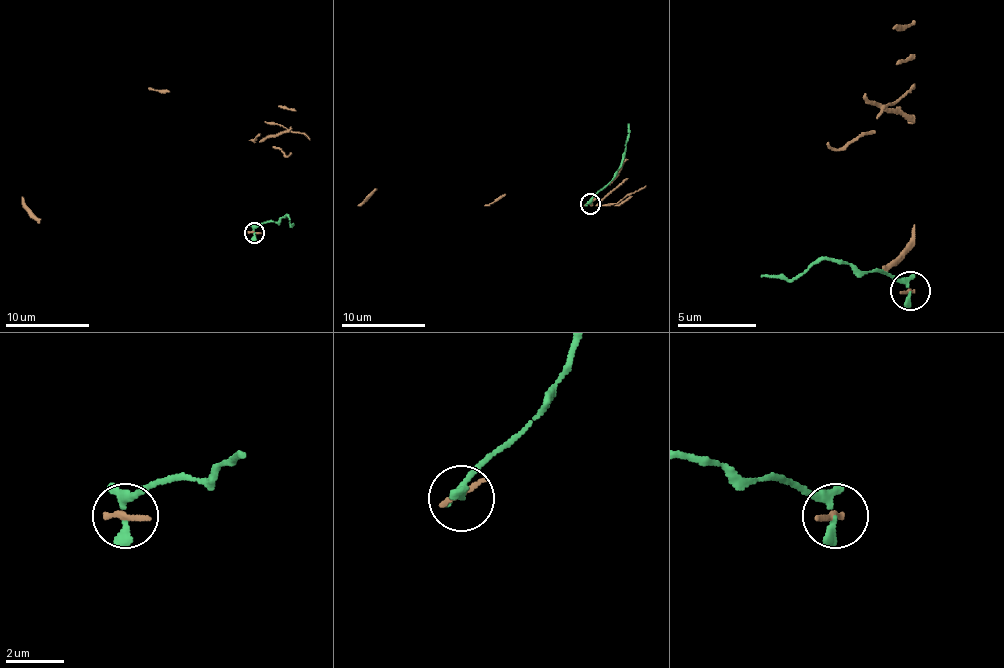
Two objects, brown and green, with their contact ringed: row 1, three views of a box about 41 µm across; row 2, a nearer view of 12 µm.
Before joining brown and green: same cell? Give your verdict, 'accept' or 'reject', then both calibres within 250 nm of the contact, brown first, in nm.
reject; 240 nm thick on the brown side, 240 nm on the other

